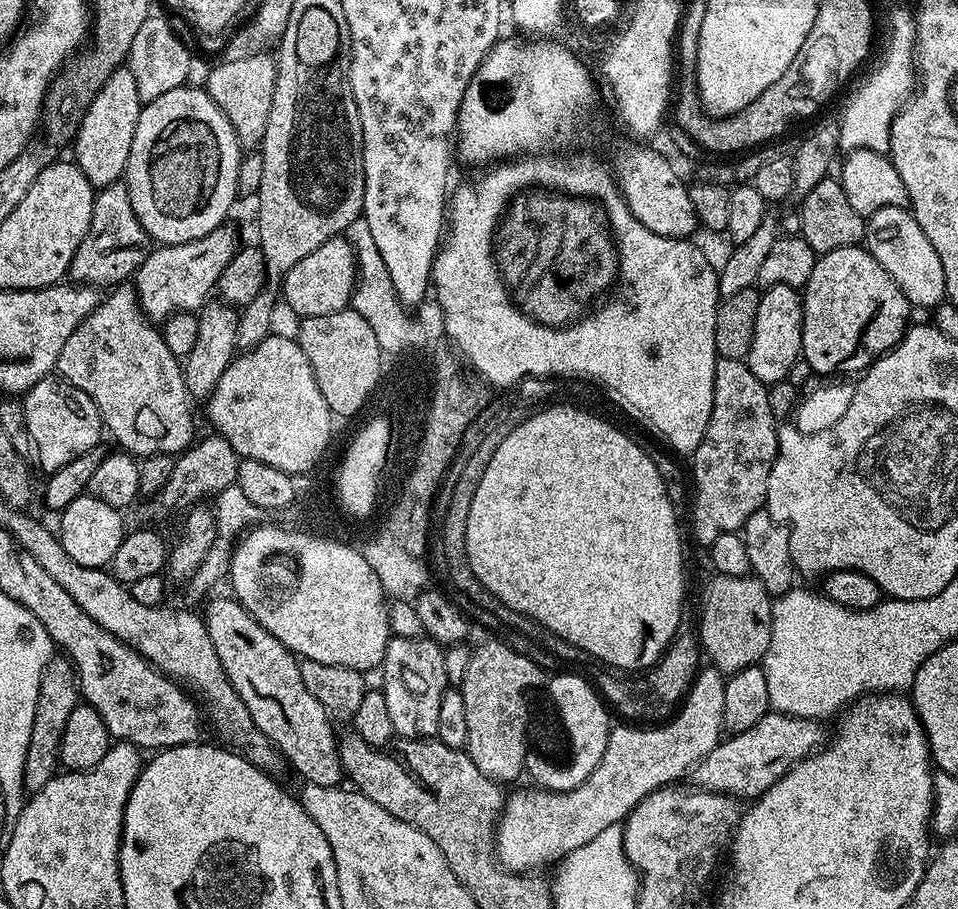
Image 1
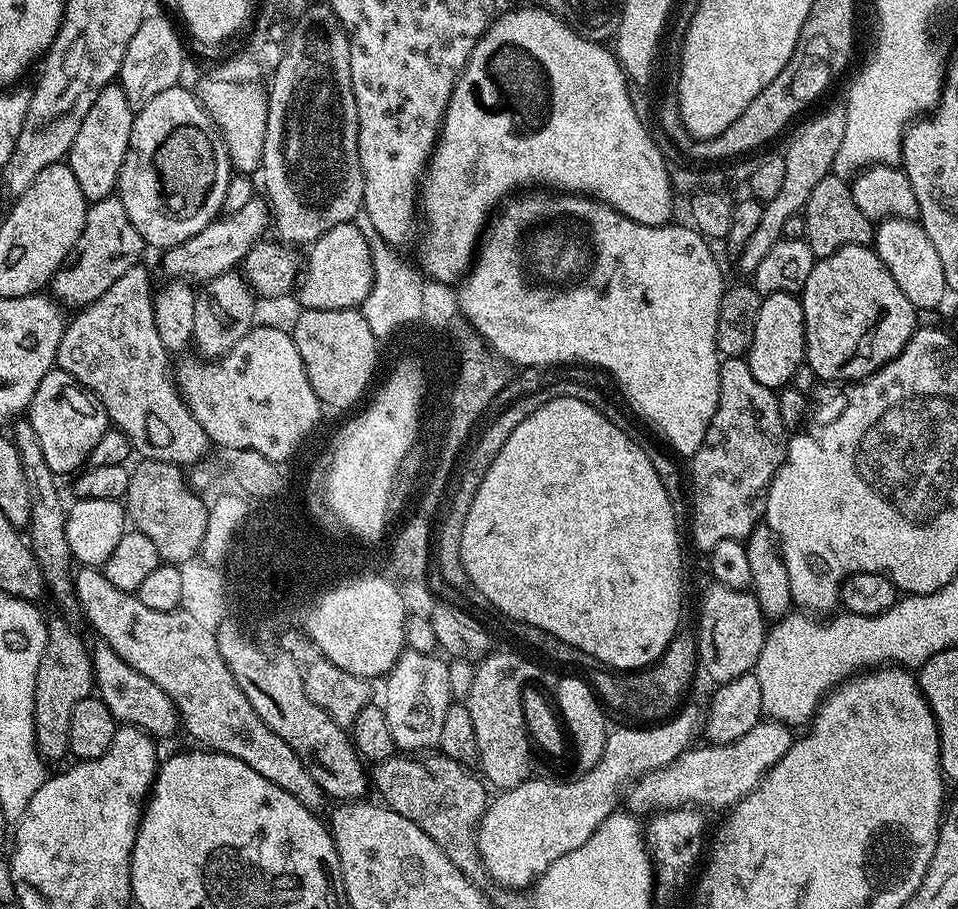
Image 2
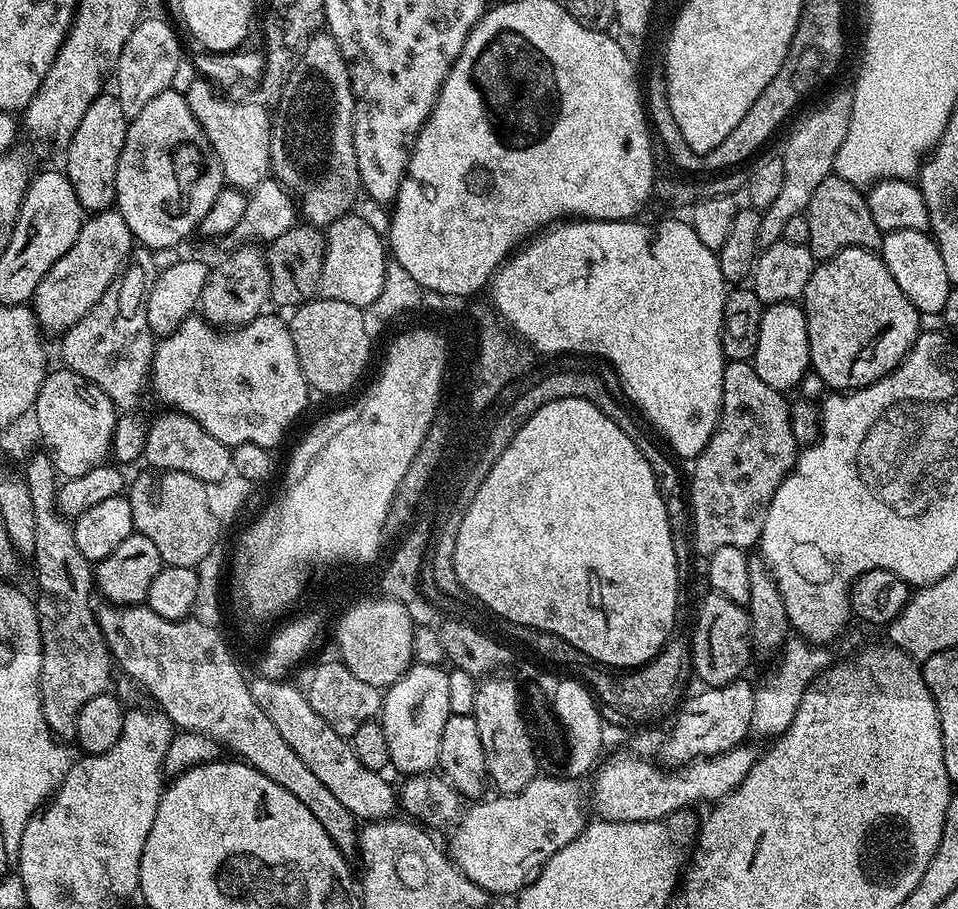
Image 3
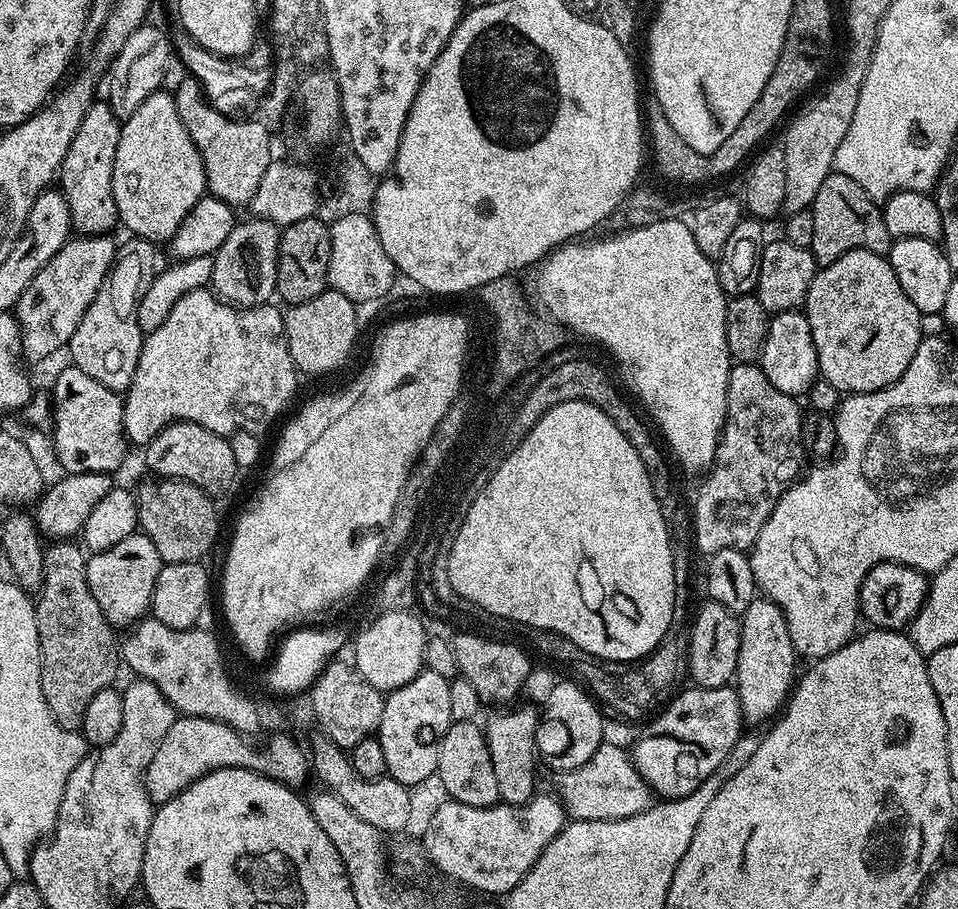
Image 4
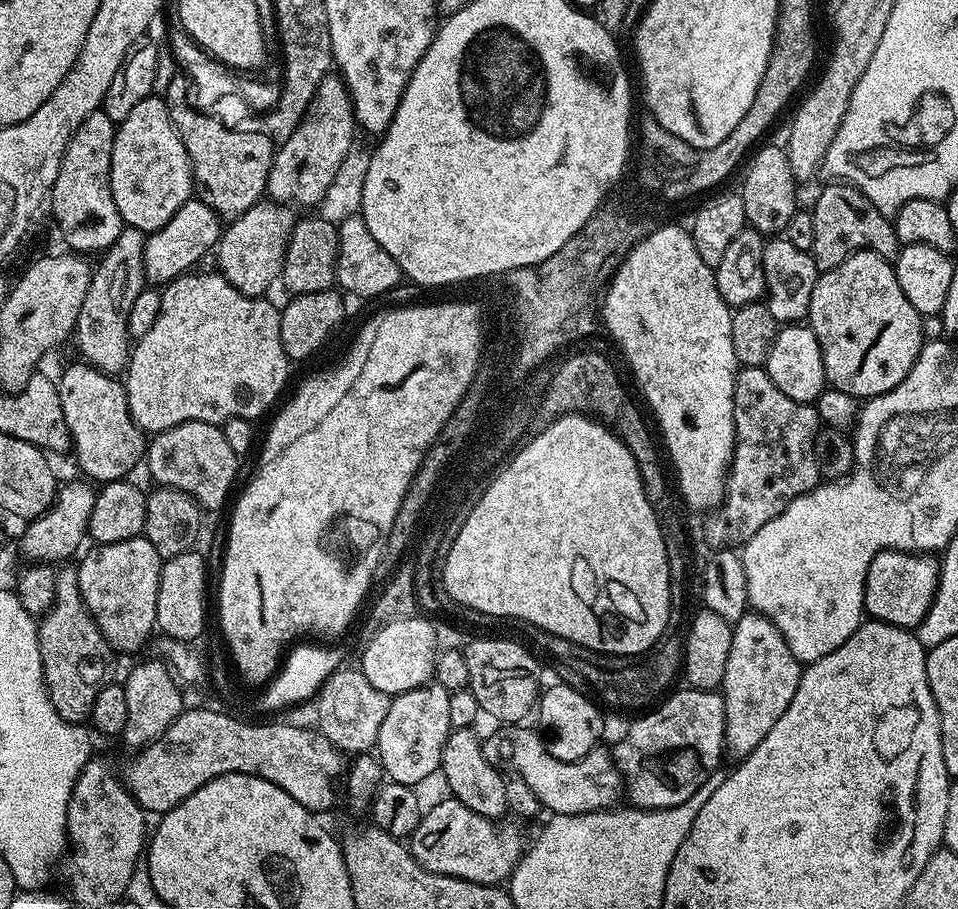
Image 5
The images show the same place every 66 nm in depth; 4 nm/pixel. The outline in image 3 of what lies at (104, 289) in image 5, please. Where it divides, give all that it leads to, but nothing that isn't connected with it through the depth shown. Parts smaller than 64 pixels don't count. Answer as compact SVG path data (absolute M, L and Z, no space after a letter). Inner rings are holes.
M133 247L120 275L106 286L106 294L94 302L90 314L63 333L60 356L63 367L82 374L116 404L117 409L132 410L146 392L152 371L154 337L146 322L146 298L158 275L153 249Z

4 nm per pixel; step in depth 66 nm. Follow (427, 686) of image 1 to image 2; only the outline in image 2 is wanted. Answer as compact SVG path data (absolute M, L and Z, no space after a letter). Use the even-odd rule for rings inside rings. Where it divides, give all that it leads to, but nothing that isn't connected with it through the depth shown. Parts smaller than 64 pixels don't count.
M405 650L396 659L386 683L382 707L397 749L404 754L424 754L435 749L442 738L442 721L446 718L446 710L454 702L450 694L447 663L430 652Z

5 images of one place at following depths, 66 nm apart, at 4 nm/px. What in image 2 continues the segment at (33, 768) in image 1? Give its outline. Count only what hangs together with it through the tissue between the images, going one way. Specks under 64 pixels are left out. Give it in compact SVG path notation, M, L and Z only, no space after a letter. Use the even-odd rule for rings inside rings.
M68 620L47 621L48 644L44 648L41 664L38 666L36 684L36 708L33 710L36 749L45 762L60 760L69 755L70 714L82 698L93 695L92 653L84 645L82 637Z

